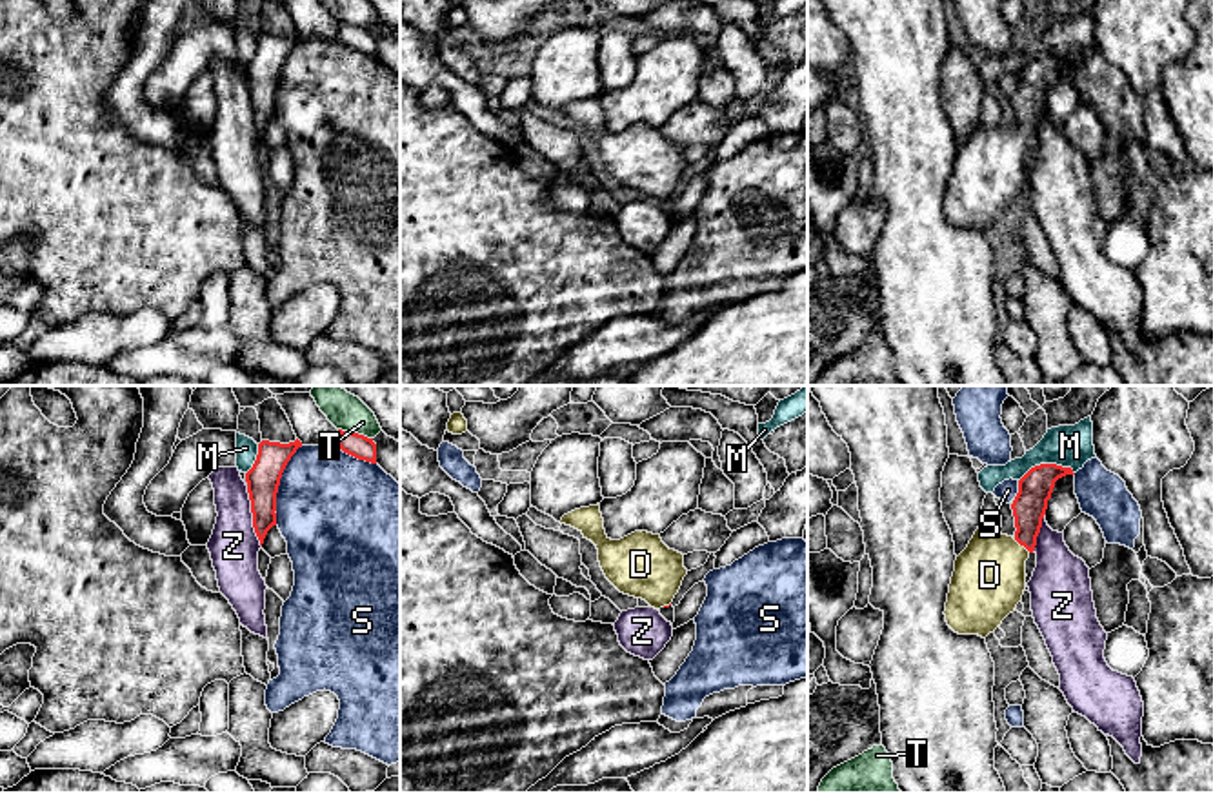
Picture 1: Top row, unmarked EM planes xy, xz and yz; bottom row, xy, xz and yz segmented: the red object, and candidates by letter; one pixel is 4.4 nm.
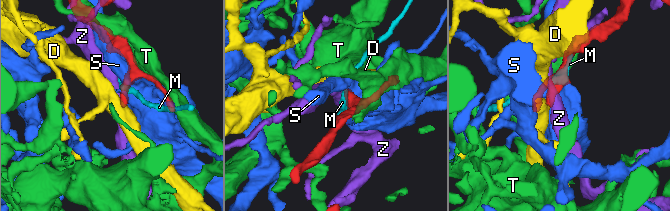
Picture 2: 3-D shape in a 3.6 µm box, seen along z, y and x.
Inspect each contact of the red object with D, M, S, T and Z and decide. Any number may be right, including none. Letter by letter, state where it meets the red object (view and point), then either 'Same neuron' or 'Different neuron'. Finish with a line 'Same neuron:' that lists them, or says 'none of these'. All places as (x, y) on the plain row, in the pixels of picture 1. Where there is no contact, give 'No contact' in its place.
D: Touches red at yz (1022, 137). Same neuron
M: Touches red at yz (1046, 57). Different neuron
S: Touches red at xy (279, 77). Different neuron
T: Touches red at xy (355, 26). Different neuron
Z: Touches red at xy (253, 110). Different neuron
Same neuron: D

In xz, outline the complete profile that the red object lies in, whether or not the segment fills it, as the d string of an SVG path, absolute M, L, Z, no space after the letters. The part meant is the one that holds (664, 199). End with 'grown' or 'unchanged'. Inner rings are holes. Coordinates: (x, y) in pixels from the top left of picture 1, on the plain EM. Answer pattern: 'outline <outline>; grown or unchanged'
outline M600 98L575 102L560 116L578 122L598 142L606 171L624 187L642 191L651 200L669 200L687 162L684 147L669 142L660 127L635 124L611 133L604 122Z; grown

